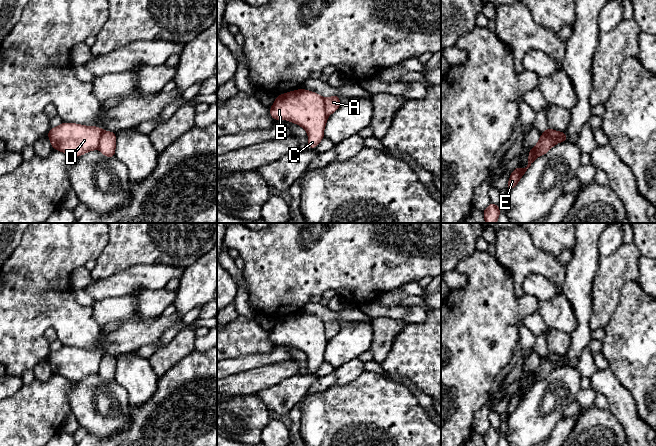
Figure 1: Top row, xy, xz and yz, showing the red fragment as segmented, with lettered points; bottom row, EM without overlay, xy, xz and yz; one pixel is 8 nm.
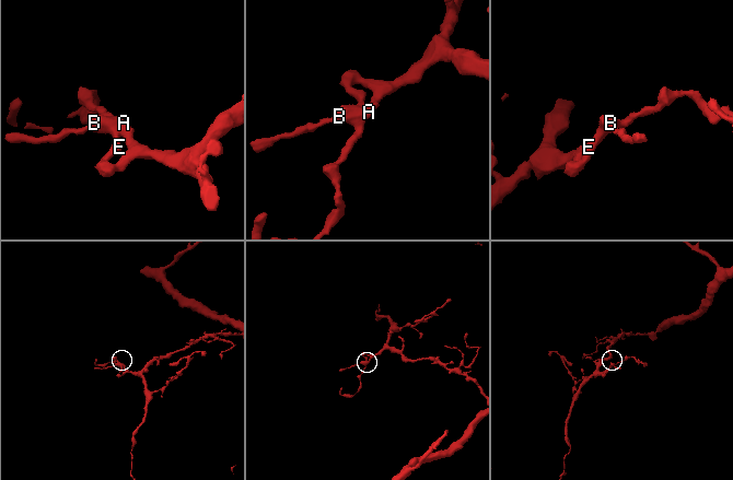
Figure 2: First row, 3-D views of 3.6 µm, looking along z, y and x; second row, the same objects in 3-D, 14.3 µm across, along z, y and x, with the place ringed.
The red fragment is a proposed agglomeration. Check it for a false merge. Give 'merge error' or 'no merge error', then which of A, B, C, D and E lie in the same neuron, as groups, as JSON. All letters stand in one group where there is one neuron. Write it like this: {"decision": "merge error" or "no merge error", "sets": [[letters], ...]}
{"decision": "no merge error", "sets": [["A", "B", "C", "D", "E"]]}

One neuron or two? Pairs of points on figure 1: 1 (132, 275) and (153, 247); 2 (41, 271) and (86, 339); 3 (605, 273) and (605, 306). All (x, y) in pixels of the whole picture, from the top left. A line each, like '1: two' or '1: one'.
1: two
2: one
3: one

